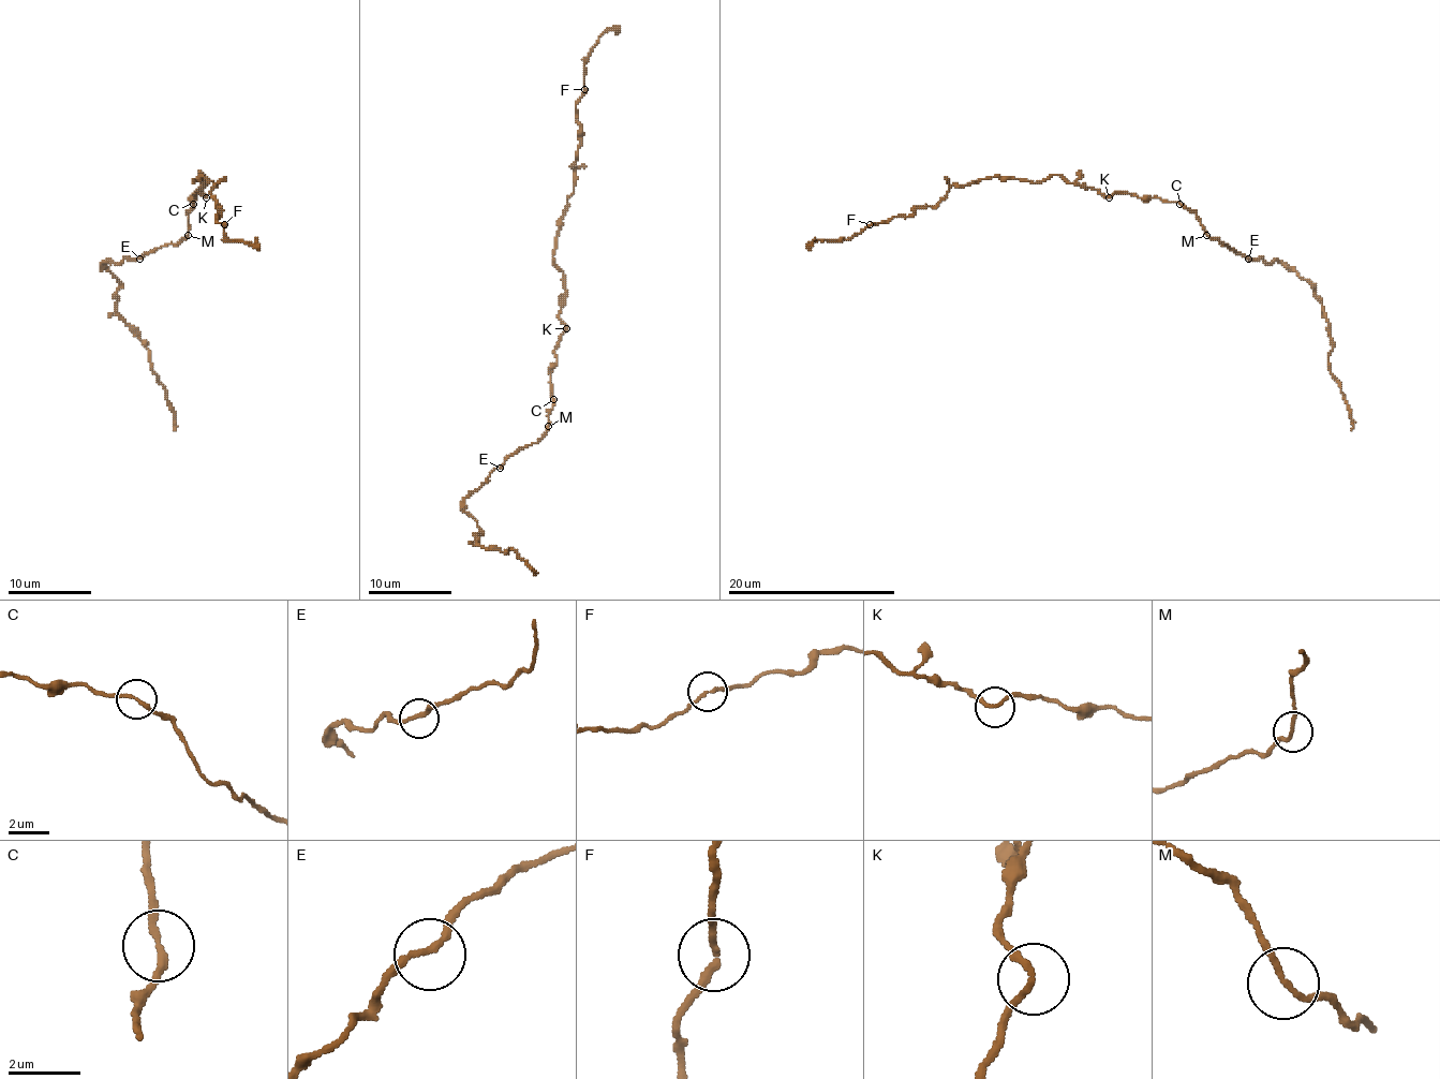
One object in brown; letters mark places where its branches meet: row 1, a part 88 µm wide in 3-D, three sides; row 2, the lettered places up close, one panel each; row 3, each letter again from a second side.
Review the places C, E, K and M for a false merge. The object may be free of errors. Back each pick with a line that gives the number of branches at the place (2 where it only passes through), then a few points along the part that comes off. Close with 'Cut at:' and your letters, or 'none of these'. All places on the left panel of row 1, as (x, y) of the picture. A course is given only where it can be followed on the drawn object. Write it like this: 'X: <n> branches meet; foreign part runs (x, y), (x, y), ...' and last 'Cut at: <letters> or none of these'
Cut at: none of these

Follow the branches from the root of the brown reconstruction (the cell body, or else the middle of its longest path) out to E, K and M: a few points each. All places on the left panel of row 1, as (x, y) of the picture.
E: (192, 197), (188, 235), (176, 244), (150, 250), (139, 259)
K: (192, 197), (196, 197), (196, 193), (207, 197)
M: (192, 197), (188, 235)

